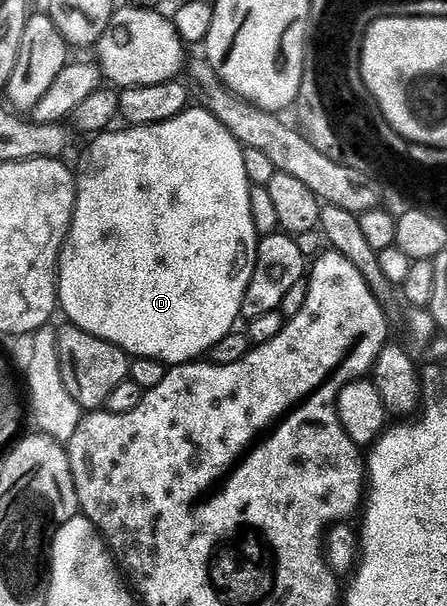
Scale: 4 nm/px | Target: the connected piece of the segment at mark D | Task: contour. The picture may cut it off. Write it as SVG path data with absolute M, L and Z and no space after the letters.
M199 105L189 106L179 115L149 127L123 128L125 131L109 129L93 138L88 152L80 159L80 168L75 168L76 204L72 214L72 224L68 238L60 250L58 264L58 307L68 314L67 322L80 327L99 339L105 339L127 351L129 356L142 359L157 359L165 365L190 363L207 356L208 350L222 337L233 334L236 319L241 318L242 301L252 280L252 270L256 264L258 236L254 229L254 217L250 217L250 193L252 184L243 164L244 147L209 112Z

